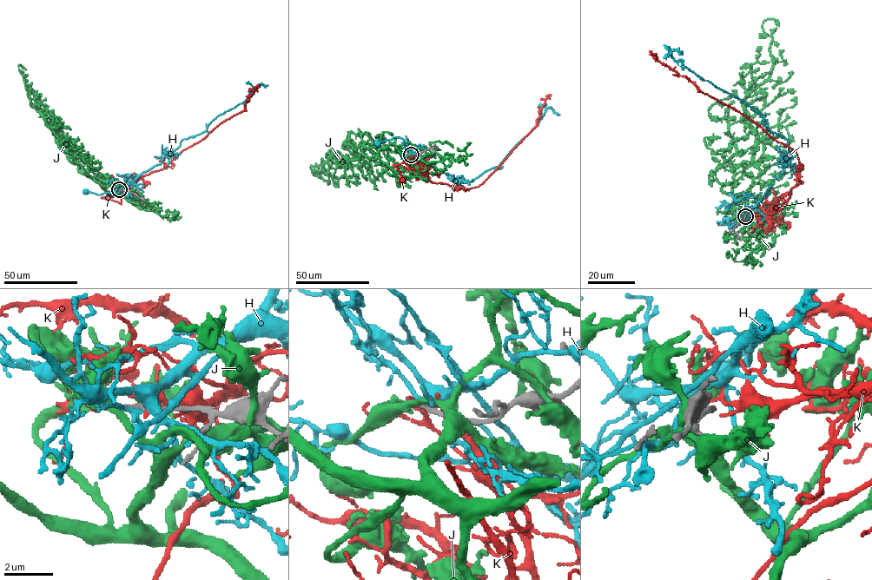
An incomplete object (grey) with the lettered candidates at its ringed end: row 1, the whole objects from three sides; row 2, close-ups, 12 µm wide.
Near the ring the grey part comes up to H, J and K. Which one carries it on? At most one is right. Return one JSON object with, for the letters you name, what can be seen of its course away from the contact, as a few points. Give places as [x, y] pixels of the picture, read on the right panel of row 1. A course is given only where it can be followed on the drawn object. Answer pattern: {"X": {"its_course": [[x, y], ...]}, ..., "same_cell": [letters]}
{"same_cell": []}

